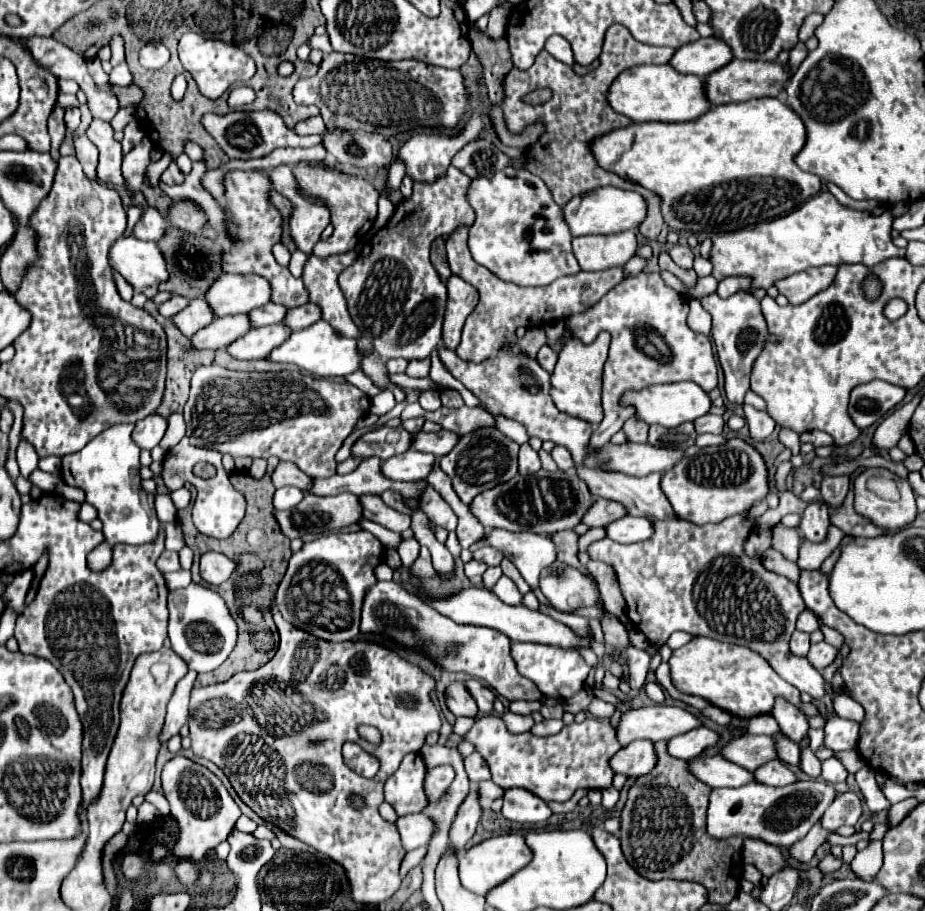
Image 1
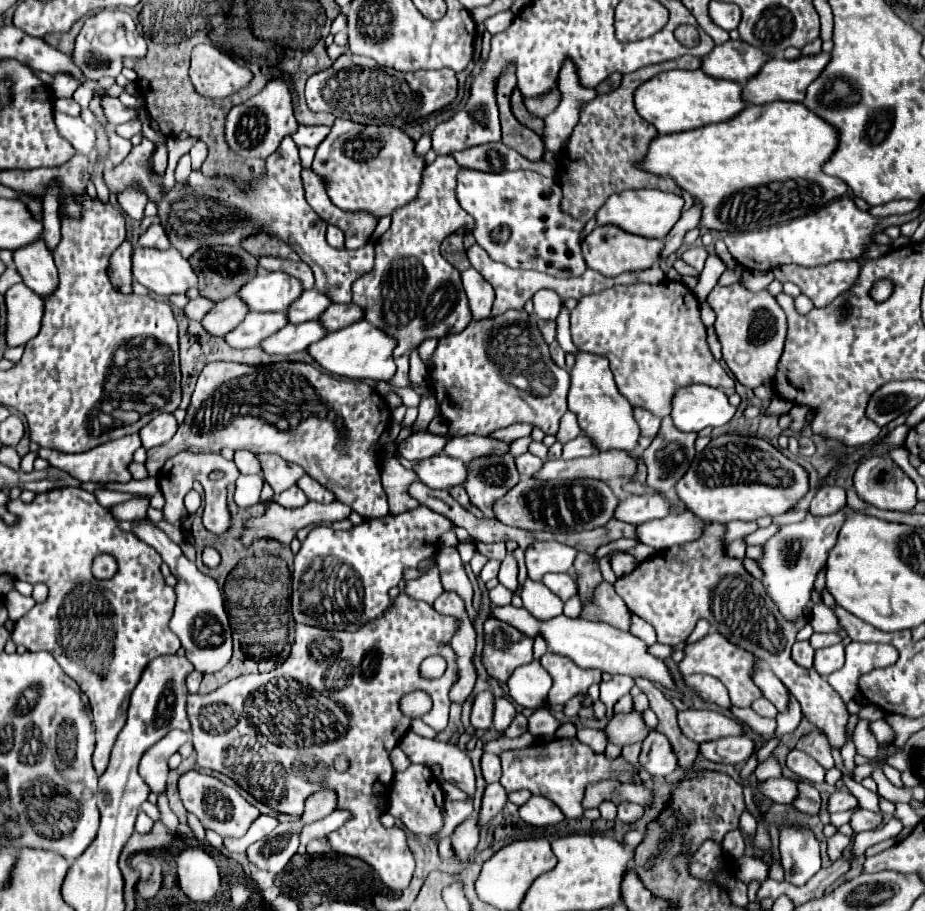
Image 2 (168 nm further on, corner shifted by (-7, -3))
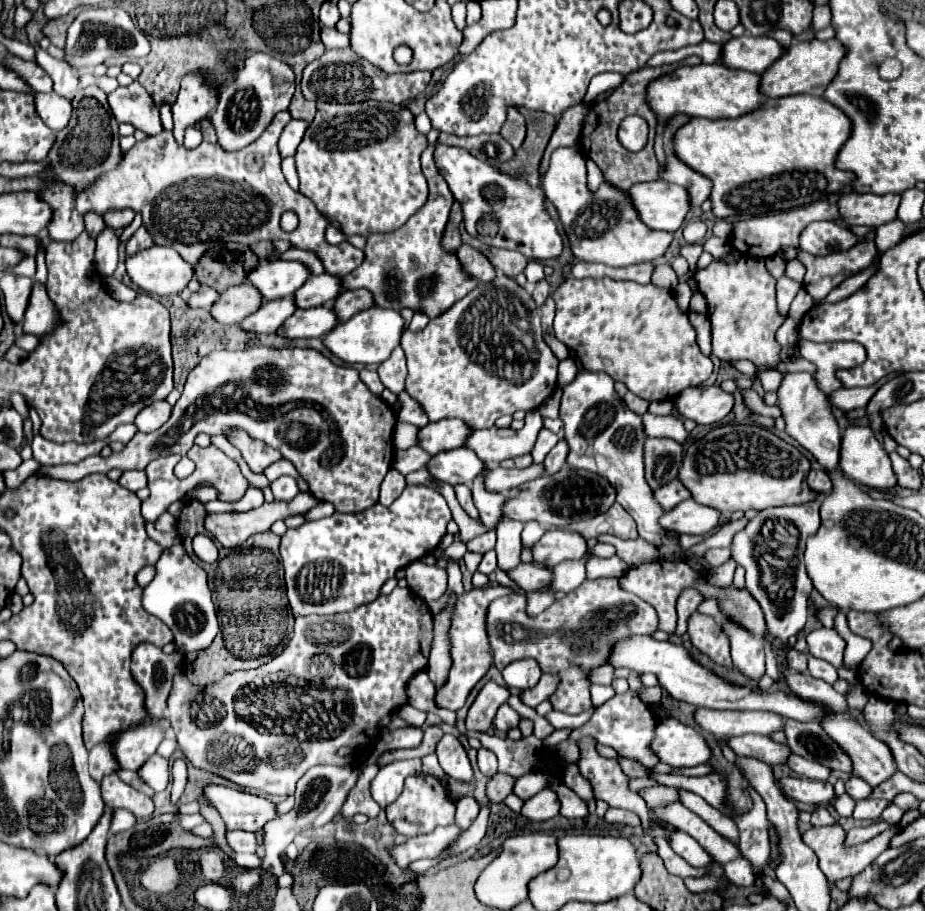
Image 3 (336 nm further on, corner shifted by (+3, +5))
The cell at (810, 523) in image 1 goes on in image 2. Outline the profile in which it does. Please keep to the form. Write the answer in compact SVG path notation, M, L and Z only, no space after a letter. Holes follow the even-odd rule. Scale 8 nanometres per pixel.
M822 486L810 504L812 516L830 516L846 504L846 492L838 486Z

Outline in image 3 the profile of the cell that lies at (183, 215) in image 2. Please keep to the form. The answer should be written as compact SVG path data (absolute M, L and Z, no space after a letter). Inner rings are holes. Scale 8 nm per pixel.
M278 112L262 136L238 152L228 152L218 144L208 142L188 150L174 140L172 132L164 130L144 142L136 142L134 148L124 154L124 160L116 170L102 174L94 184L86 186L76 198L76 208L82 216L86 212L104 216L108 210L122 208L140 214L144 210L144 226L154 244L174 248L192 266L196 266L200 256L216 242L252 246L260 240L288 240L296 248L314 250L328 274L346 276L362 264L364 252L350 242L338 246L328 244L324 240L328 222L312 200L304 200L300 192L294 192L288 186L280 170L278 138L290 120L290 112ZM286 210L294 210L300 218L300 224L292 234L280 228L280 216Z

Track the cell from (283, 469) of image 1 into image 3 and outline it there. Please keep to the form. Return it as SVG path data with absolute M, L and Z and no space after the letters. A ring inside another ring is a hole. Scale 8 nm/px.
M230 430L230 432L226 434L226 438L230 440L232 446L236 446L236 448L240 450L242 458L248 462L248 466L250 466L252 472L256 472L256 474L262 474L262 470L264 470L268 464L272 464L272 462L276 462L276 460L282 458L278 450L270 448L270 446L264 444L262 440L252 440L252 438L248 436L248 432L244 432L244 430Z

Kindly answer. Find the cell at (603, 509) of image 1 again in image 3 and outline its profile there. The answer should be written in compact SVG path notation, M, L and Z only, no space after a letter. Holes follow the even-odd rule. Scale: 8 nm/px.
M676 478L676 480L672 480L672 482L668 482L668 484L664 484L664 486L658 488L658 498L656 500L662 504L664 510L670 510L672 506L676 506L676 504L688 500L688 498L692 498L692 494Z

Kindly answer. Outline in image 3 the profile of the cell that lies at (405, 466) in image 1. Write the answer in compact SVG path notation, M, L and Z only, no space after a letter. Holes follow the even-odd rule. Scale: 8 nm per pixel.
M456 448L452 452L440 452L432 456L428 462L430 474L448 484L466 484L472 486L472 480L480 476L486 464L470 450L470 448Z

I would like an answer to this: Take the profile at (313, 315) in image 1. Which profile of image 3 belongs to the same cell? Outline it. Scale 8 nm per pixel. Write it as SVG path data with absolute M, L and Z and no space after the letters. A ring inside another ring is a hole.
M344 290L334 302L334 312L336 312L340 322L346 322L356 312L366 310L370 306L374 306L372 304L372 292L368 292L368 290Z

